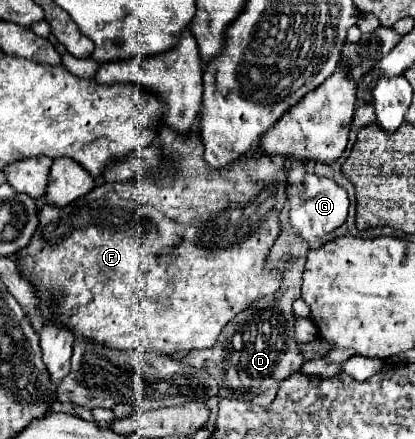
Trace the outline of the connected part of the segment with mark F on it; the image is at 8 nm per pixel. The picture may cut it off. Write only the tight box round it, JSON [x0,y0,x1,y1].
[19,56,357,354]

